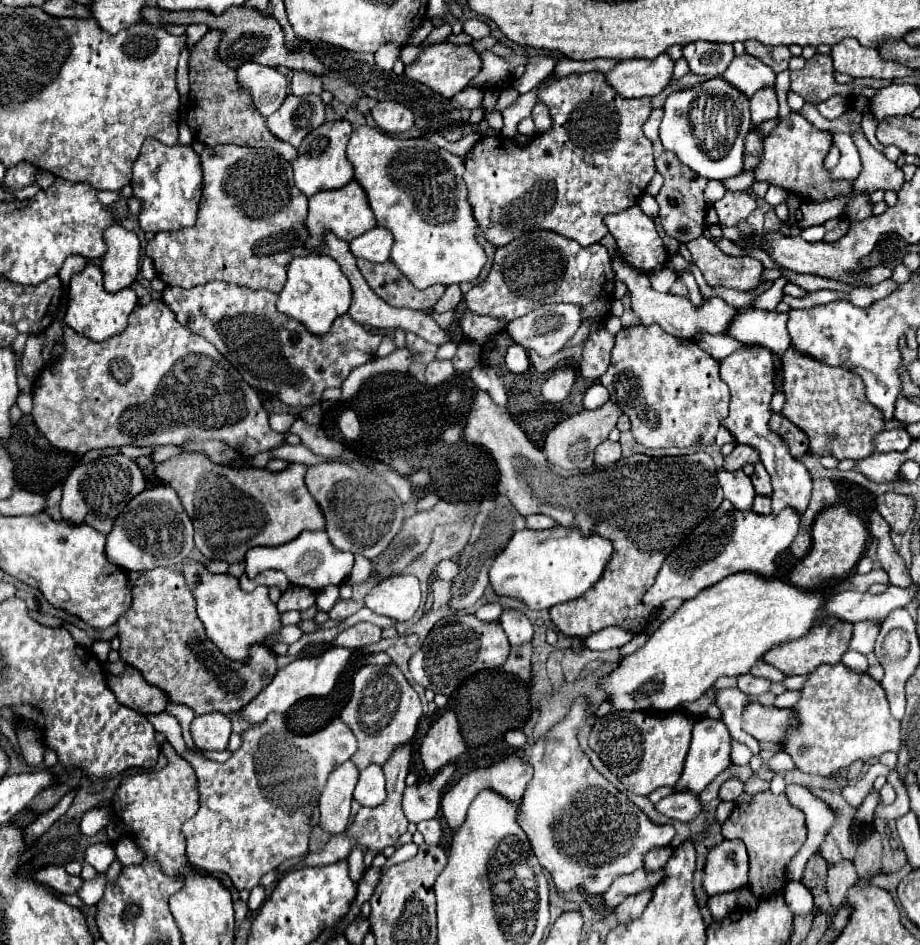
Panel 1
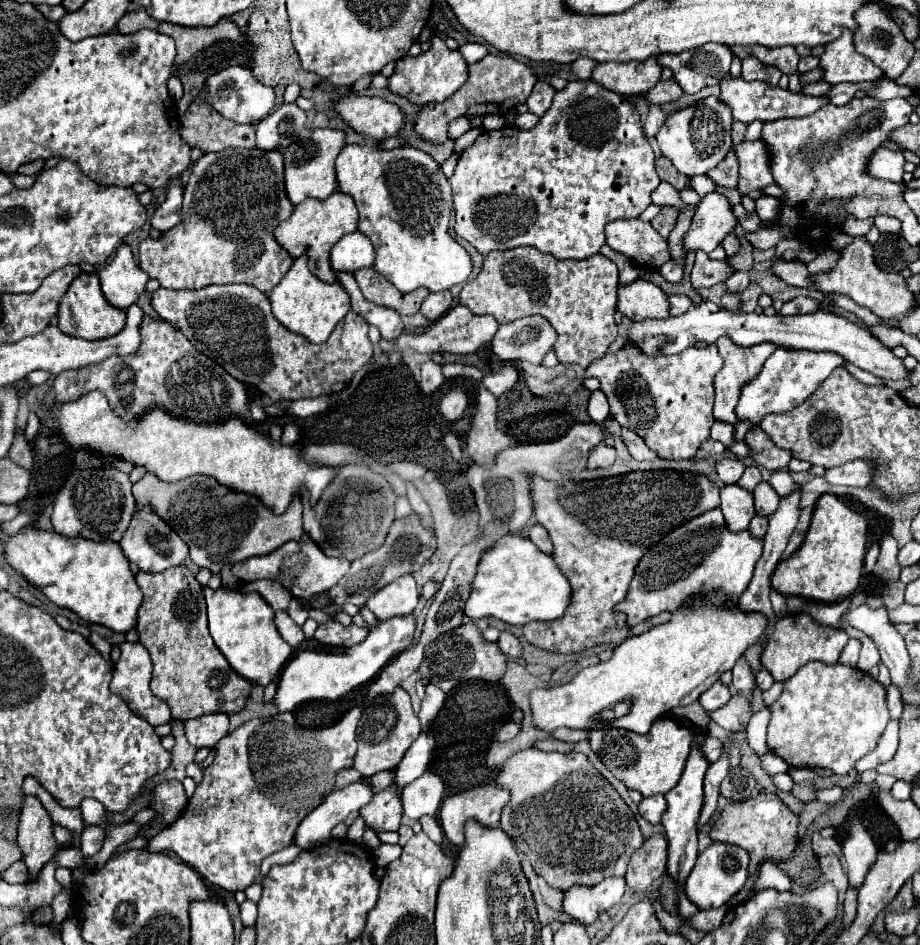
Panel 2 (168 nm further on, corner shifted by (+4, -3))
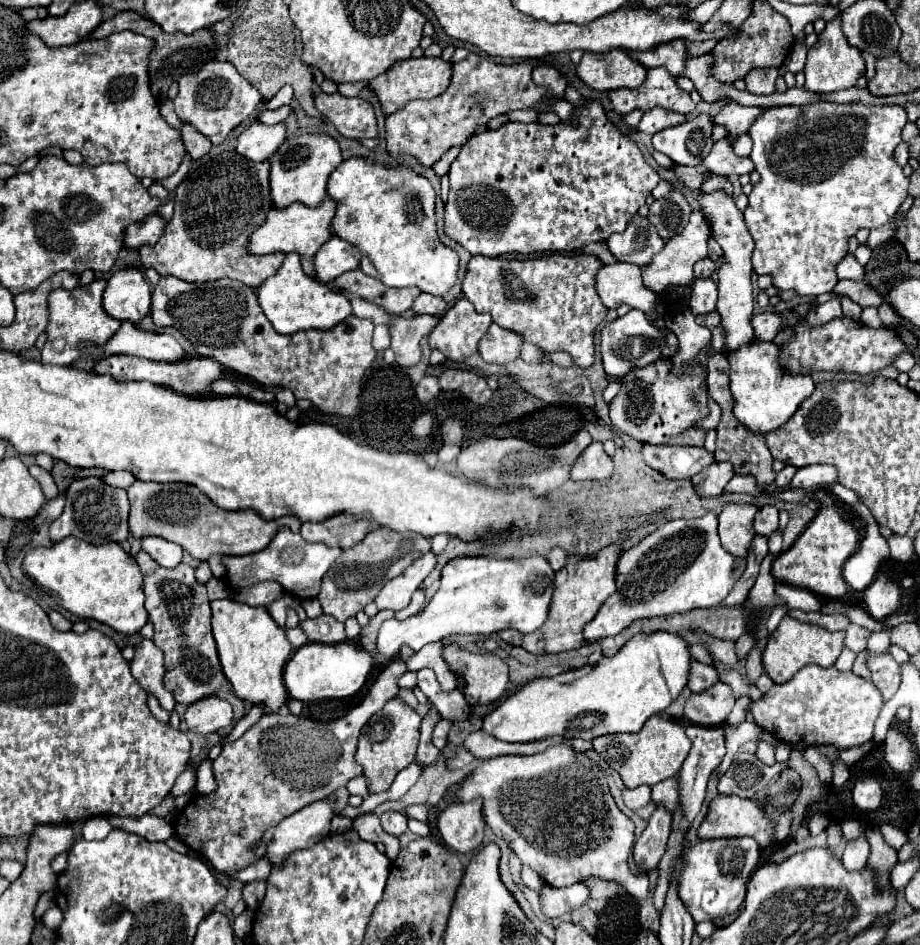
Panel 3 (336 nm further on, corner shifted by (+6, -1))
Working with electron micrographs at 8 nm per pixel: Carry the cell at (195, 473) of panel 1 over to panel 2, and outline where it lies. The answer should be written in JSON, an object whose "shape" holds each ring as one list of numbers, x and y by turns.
{"shape":[[147,472,133,484,133,496,137,506,151,504,153,510,189,546,191,560,211,572,219,572,225,564,237,564,251,556,267,554,285,542,299,540,303,536,303,506,297,494,293,496,289,508,277,516,267,506,249,506,249,494,235,494,231,488,205,474,169,484]]}

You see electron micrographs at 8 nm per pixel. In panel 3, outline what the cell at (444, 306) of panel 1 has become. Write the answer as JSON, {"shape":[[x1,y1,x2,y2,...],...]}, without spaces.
{"shape":[[419,294,419,298,413,302,411,310,415,314,443,314,447,310,447,304,443,298,433,294]]}

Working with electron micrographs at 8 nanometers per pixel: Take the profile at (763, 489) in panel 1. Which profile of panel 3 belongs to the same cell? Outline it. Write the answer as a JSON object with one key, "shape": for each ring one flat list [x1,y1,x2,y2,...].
{"shape":[[761,506,755,516,755,532,769,538,779,524,779,510,773,506]]}

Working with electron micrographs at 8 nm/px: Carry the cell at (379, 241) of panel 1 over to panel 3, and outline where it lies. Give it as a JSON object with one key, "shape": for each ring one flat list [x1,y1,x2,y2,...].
{"shape":[[333,236,317,250,313,268,315,268,315,278,323,284,329,284,343,272,359,268,357,248,349,242]]}

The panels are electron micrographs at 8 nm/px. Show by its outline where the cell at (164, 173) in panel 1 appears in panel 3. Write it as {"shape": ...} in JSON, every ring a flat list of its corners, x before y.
{"shape":[[151,214,143,222,129,224,129,230,125,230,123,246,129,250,139,250,141,246,147,246,147,244,153,246,161,238,163,228,165,228,165,220,159,218,157,214]]}

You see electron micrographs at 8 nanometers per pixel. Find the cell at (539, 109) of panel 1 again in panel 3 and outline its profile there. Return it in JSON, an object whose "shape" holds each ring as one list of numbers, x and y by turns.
{"shape":[[537,66,533,70,533,80,541,86,545,86,549,90,549,94,553,96,563,96,565,88,567,88,567,80,553,68,553,66]]}

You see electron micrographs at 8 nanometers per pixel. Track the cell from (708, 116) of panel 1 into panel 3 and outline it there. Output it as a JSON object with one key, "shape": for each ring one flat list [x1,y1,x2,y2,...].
{"shape":[[699,114,679,126,665,128,653,136,653,148,669,156,675,164,699,166,709,150,713,120,707,114]]}

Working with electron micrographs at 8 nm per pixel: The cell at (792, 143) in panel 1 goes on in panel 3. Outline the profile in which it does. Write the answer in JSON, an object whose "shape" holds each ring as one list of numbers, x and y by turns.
{"shape":[[725,138,713,144,713,150,703,162,703,168,717,176,733,176,733,174,741,176,741,174,751,174,755,169,751,158,739,158,733,152,733,148,729,148,729,142]]}

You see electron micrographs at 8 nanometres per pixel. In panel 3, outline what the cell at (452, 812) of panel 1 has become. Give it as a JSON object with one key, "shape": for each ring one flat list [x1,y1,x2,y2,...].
{"shape":[[471,800,465,804,459,802,449,804,441,812,437,826,441,838,453,850,461,854,479,850,483,844,483,830,485,830,481,800]]}

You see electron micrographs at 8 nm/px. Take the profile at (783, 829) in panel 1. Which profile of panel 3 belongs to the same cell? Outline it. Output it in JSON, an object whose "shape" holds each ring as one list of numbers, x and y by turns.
{"shape":[[719,794,711,800,709,812,699,826,697,836,703,840,721,836,751,836,761,844,761,848,767,848,773,844,773,822,755,800]]}

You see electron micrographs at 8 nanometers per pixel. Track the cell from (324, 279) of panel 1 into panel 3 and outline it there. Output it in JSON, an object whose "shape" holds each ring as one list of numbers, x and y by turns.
{"shape":[[287,254,281,268,273,278,267,278,259,288,257,288,257,300,263,310,263,314,271,320,273,328,279,334,295,334,299,330,331,330,339,322,343,322,347,316,353,314,351,302,345,294,339,294,327,284,317,282,315,278,307,276,301,270,299,264,299,254]]}

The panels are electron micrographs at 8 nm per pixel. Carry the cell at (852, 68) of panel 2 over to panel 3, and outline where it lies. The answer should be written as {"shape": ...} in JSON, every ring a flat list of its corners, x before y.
{"shape":[[835,18,833,22,827,22,827,28,819,34,817,42,807,54,803,88,809,92,837,92,855,86,857,78,863,72,865,72,865,60,861,58,861,52,855,46,849,46,849,42,841,32,841,18]]}

